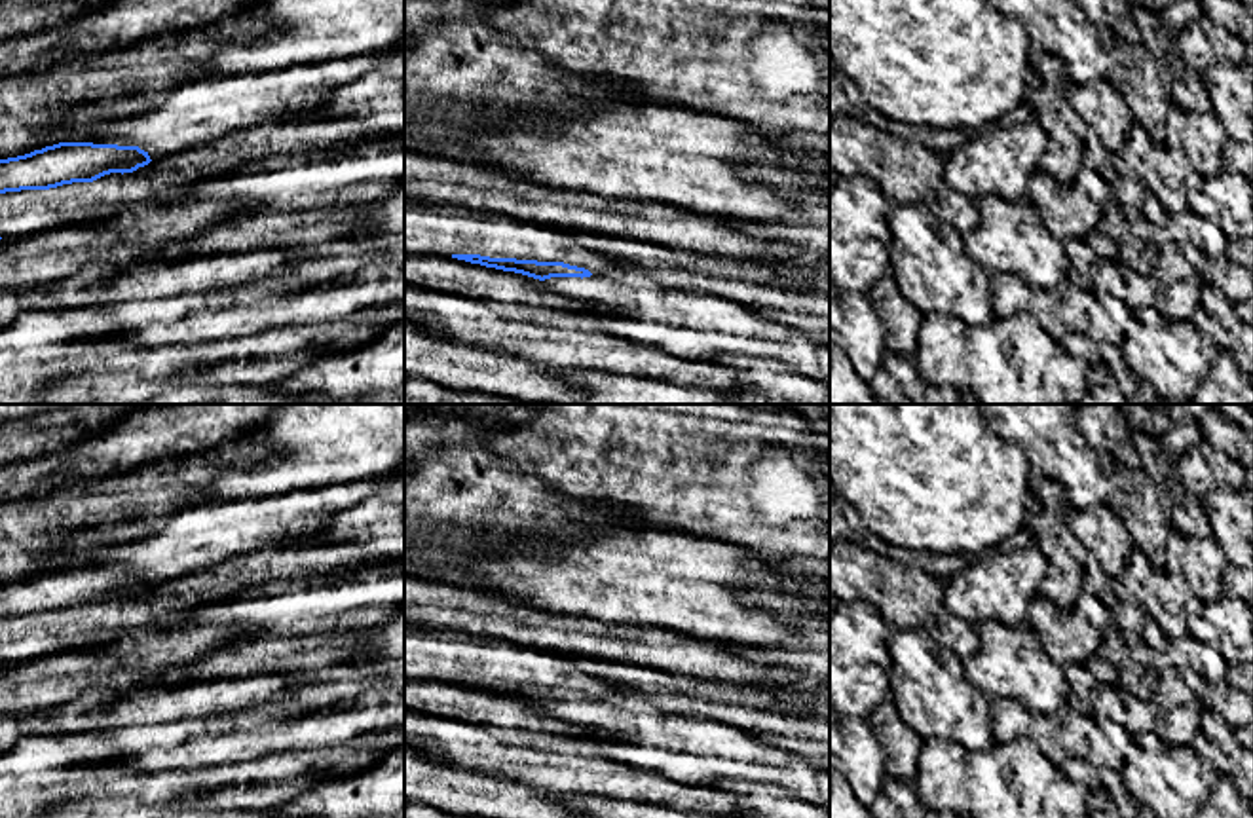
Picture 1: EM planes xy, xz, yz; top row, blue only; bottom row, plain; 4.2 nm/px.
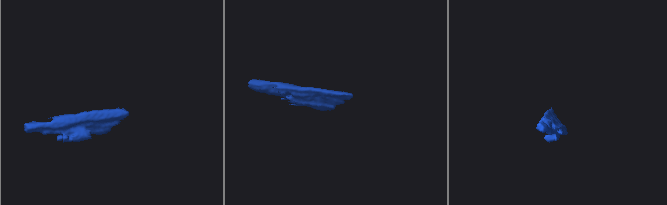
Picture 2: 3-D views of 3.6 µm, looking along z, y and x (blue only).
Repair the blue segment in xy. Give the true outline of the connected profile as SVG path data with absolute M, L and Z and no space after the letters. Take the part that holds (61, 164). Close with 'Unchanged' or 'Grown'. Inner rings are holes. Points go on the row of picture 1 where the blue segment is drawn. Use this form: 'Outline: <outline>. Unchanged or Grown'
Outline: M59 142L0 159L0 194L93 182L110 173L133 173L150 161L139 146Z. Unchanged

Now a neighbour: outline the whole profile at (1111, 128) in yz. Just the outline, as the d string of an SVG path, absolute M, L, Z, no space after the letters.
M1099 80L1090 85L1073 84L1067 91L1067 99L1080 120L1097 133L1101 144L1120 154L1126 146L1133 120L1122 95L1111 82Z

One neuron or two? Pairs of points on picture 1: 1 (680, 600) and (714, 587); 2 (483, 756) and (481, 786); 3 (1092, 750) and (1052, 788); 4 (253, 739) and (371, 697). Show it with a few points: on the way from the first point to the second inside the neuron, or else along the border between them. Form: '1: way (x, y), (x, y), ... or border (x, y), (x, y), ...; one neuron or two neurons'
1: way (688, 593), (693, 587), (707, 587); one neuron
2: border (439, 760), (450, 760), (467, 769), (526, 782); two neurons
3: border (1065, 775), (1084, 788); two neurons
4: way (283, 737), (342, 725); one neuron

